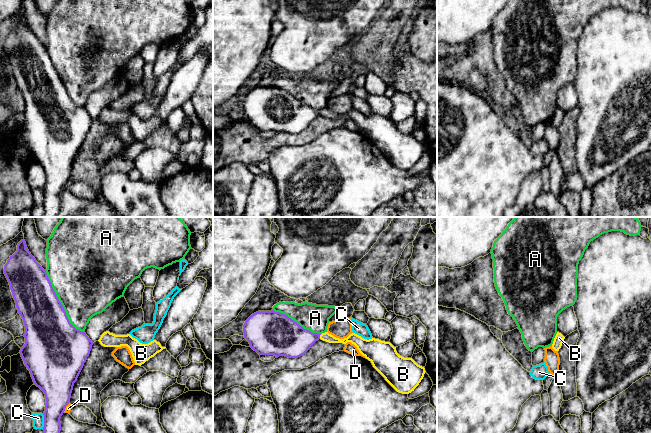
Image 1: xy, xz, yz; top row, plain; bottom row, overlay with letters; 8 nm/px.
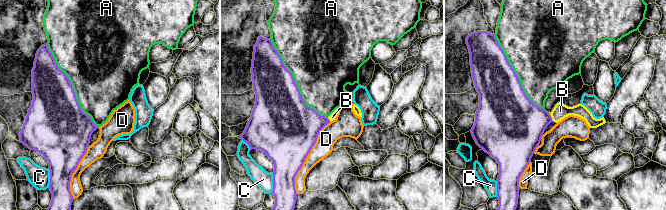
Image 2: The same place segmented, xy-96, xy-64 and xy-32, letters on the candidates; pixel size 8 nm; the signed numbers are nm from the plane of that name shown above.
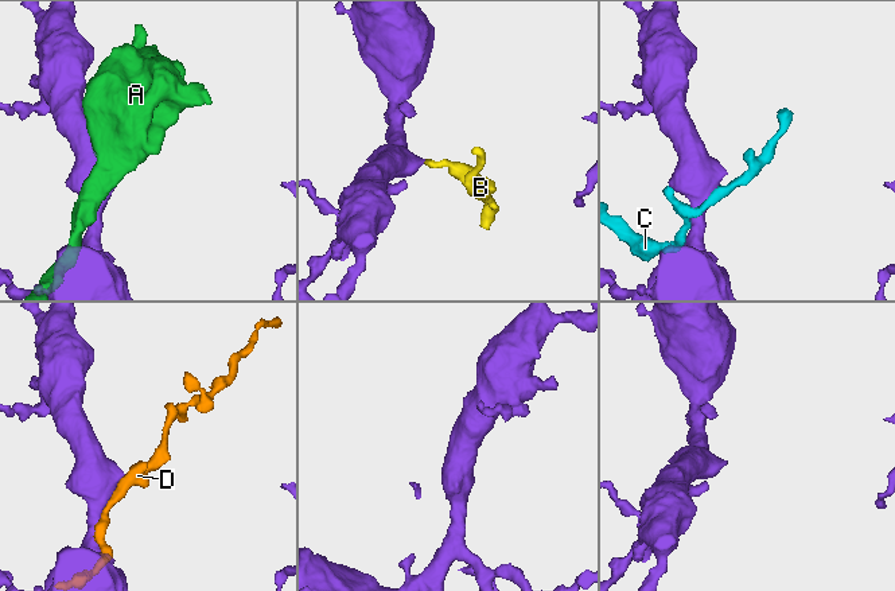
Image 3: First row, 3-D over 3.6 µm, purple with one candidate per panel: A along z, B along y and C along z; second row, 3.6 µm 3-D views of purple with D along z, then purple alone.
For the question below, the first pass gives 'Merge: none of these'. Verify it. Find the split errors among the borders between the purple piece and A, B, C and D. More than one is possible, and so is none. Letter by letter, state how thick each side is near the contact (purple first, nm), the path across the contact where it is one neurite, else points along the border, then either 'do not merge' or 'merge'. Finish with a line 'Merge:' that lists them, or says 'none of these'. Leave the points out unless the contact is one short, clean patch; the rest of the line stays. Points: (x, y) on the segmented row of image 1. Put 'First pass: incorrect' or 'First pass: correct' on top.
First pass: incorrect
A: calibres 380 and 480 nm; do not merge
B: calibres 280 and 70 nm; way xz (288, 338), (312, 338), (319, 336), (327, 337); merge
C: calibres 200 and 100 nm; do not merge
D: calibres 300 and 50 nm; do not merge
Merge: B

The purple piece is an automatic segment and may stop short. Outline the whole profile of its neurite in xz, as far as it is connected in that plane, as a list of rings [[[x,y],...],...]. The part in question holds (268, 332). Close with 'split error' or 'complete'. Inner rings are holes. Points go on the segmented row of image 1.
[[[258,311],[243,325],[244,338],[259,355],[298,358],[304,355],[319,339],[329,343],[351,342],[368,359],[373,367],[399,393],[409,394],[419,385],[425,368],[412,358],[400,356],[390,342],[364,339],[352,333],[339,339],[328,332],[318,334],[304,329],[280,312]]] | split error

